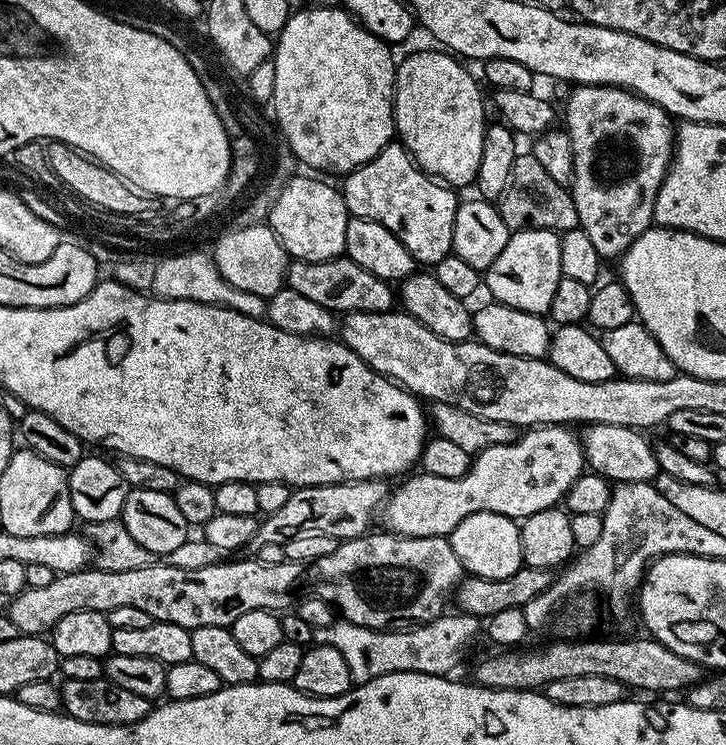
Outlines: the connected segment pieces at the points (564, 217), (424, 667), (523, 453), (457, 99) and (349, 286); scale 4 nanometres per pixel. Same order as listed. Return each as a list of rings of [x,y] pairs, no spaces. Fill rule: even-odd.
[[[531,154],[517,155],[514,170],[510,170],[510,182],[500,195],[498,207],[502,222],[506,222],[509,230],[537,228],[559,234],[580,227],[571,191],[565,185],[554,182],[554,178],[546,174],[546,169],[540,165],[538,158]]]
[[[465,612],[448,616],[441,614],[435,620],[400,626],[395,630],[367,628],[343,618],[333,619],[332,624],[312,630],[312,644],[334,646],[342,654],[346,666],[350,666],[353,685],[365,684],[391,672],[417,672],[431,676],[448,676],[451,668],[460,660],[460,647],[472,640],[482,628],[481,617]]]
[[[549,424],[527,429],[517,435],[515,440],[502,446],[490,446],[486,450],[475,453],[468,472],[458,478],[438,478],[434,474],[424,472],[420,476],[409,475],[409,480],[401,479],[397,488],[391,489],[390,495],[382,509],[383,527],[394,536],[410,538],[430,538],[431,536],[451,537],[453,530],[470,514],[493,512],[508,516],[520,522],[525,516],[538,514],[538,510],[557,507],[567,497],[570,486],[586,471],[584,445],[581,437],[576,436],[571,427],[562,424]]]
[[[451,51],[412,52],[396,66],[396,91],[394,111],[396,113],[396,136],[418,167],[429,176],[461,190],[471,185],[478,174],[478,162],[482,162],[482,142],[486,117],[483,112],[485,97],[480,96],[481,85],[467,73],[465,65]]]
[[[347,254],[322,262],[292,260],[288,265],[286,286],[305,298],[318,302],[318,306],[326,306],[326,310],[333,314],[391,312],[398,300],[389,281],[370,274],[370,270],[362,270],[362,266],[358,266],[358,262],[351,260]]]

